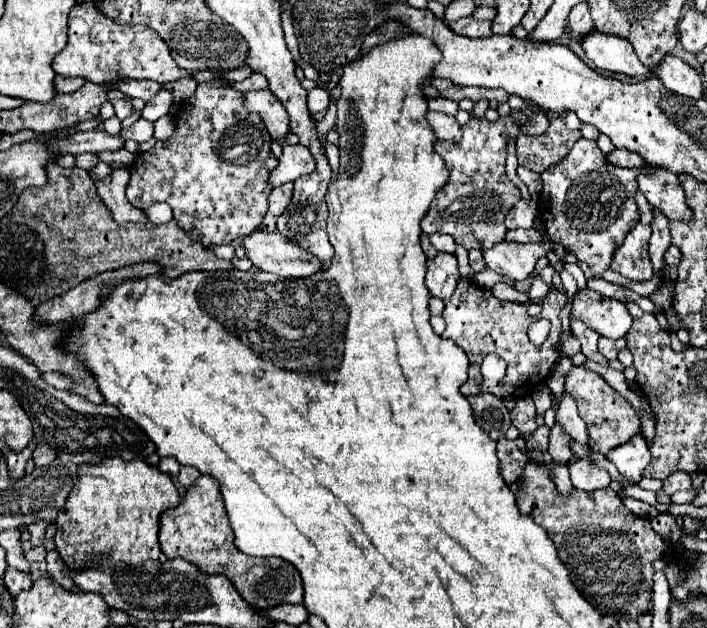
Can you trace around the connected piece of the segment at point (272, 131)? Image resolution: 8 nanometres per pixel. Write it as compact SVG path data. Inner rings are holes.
M265 89L265 91L243 93L243 107L261 117L261 121L265 123L265 127L273 139L285 137L289 133L287 111L283 109L281 101L271 91Z

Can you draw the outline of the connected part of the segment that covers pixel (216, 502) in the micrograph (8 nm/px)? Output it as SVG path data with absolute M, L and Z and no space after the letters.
M201 475L185 493L177 507L161 513L159 543L167 559L181 557L197 565L203 573L221 573L231 577L239 595L257 609L275 607L281 603L301 603L303 583L299 571L285 559L279 557L249 557L239 553L233 543L233 529L227 519L225 503L219 493L219 485L211 475Z

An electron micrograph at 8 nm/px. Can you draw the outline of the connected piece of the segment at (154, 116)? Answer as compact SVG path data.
M159 89L159 93L145 103L145 109L141 111L141 115L149 121L157 121L159 117L169 113L171 105L173 105L173 93L167 89Z

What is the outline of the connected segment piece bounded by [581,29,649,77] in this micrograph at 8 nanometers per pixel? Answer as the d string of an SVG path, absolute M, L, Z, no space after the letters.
M593 29L581 39L581 47L587 59L601 71L625 73L629 77L641 77L649 73L649 67L641 65L631 43L625 37Z

